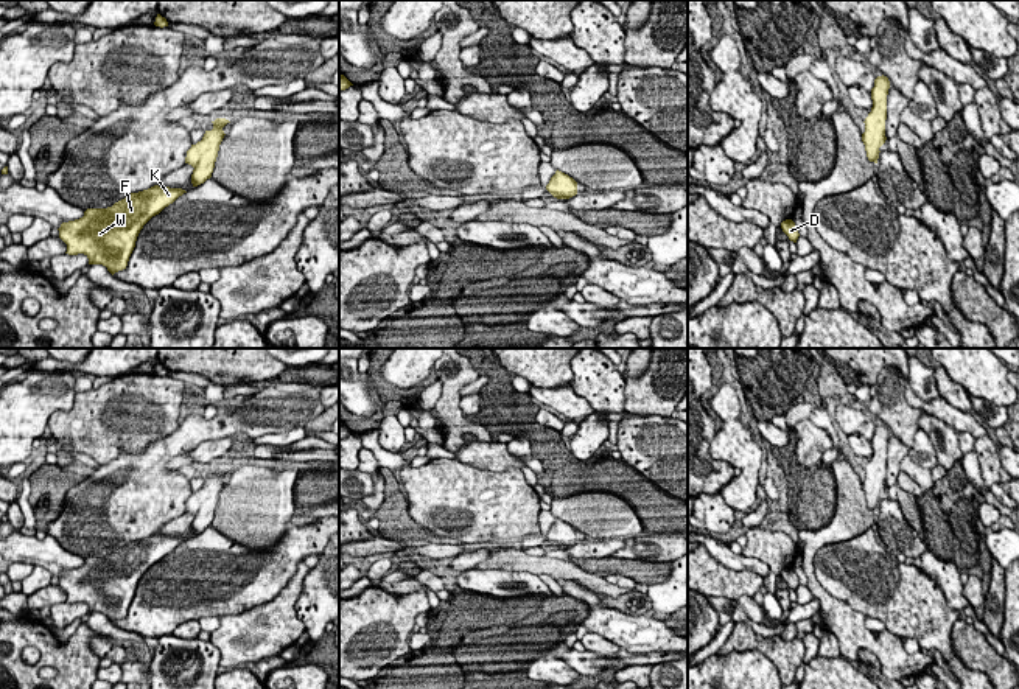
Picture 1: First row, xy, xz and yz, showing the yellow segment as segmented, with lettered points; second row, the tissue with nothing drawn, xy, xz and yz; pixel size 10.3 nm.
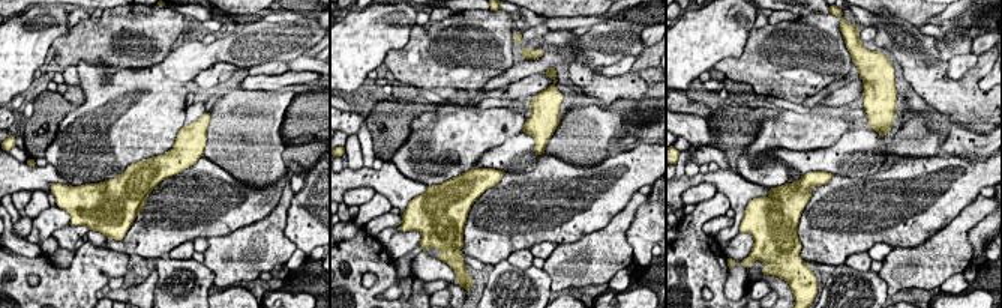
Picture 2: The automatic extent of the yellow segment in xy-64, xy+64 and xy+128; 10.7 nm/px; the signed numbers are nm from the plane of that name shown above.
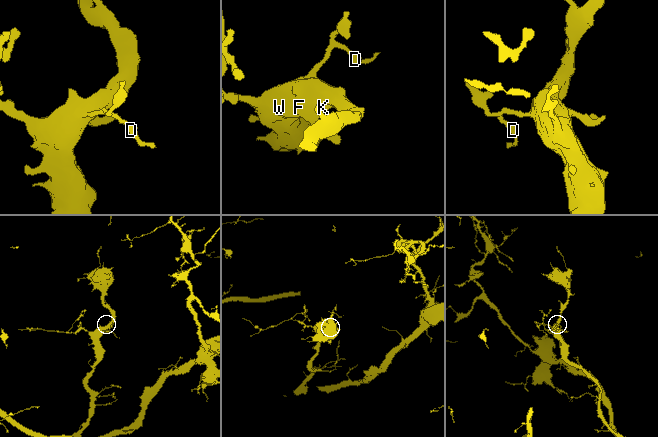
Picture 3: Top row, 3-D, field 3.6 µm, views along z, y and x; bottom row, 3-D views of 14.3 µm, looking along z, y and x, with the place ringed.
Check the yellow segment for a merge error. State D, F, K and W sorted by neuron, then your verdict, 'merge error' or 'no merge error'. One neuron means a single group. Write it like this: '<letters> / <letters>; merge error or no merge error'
D F K W; no merge error

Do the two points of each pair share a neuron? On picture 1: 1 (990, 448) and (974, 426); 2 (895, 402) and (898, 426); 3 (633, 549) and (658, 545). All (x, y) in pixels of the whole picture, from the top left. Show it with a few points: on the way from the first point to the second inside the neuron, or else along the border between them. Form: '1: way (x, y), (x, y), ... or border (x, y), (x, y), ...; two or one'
1: border (987, 434), (976, 439); two
2: way (895, 408), (898, 420); one
3: way (640, 548), (652, 548); one

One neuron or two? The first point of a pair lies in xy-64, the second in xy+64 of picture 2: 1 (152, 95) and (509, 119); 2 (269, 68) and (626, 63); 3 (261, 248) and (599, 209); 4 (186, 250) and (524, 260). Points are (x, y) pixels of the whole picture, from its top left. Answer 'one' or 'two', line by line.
1: one
2: one
3: two
4: one

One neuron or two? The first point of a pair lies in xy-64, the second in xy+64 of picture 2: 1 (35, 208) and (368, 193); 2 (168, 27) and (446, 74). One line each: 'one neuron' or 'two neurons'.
1: two neurons
2: one neuron

